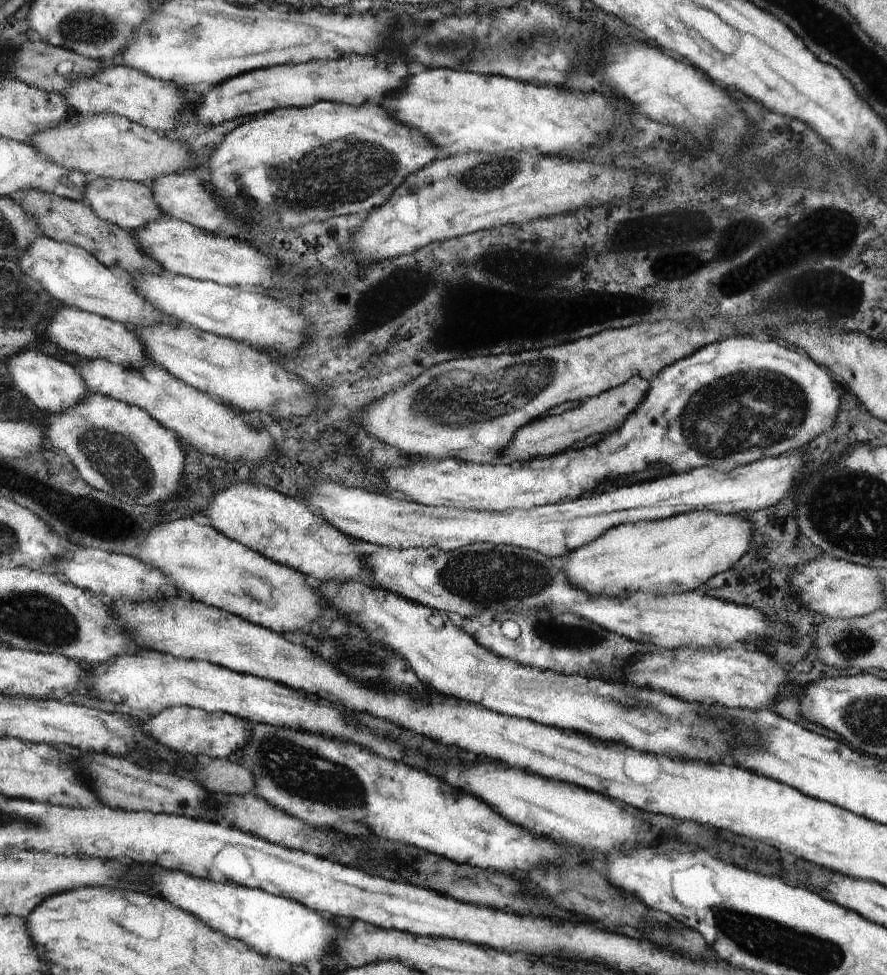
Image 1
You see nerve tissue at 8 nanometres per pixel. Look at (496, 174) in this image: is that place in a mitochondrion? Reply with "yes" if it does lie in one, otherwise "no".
yes

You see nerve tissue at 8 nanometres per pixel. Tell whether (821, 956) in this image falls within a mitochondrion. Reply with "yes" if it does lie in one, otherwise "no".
yes

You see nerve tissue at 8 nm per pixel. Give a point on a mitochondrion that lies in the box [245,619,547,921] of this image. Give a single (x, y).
(301, 773)

